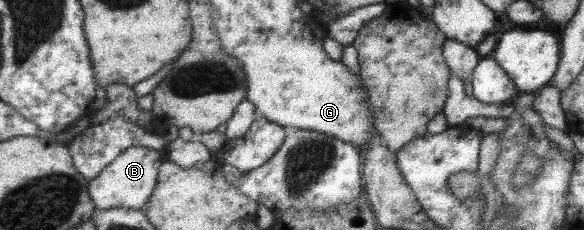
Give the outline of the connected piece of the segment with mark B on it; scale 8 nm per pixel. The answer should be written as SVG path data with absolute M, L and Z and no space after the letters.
M139 146L124 149L95 179L89 180L88 191L94 207L102 210L111 208L143 210L158 185L158 172L162 163L163 149L154 150Z

